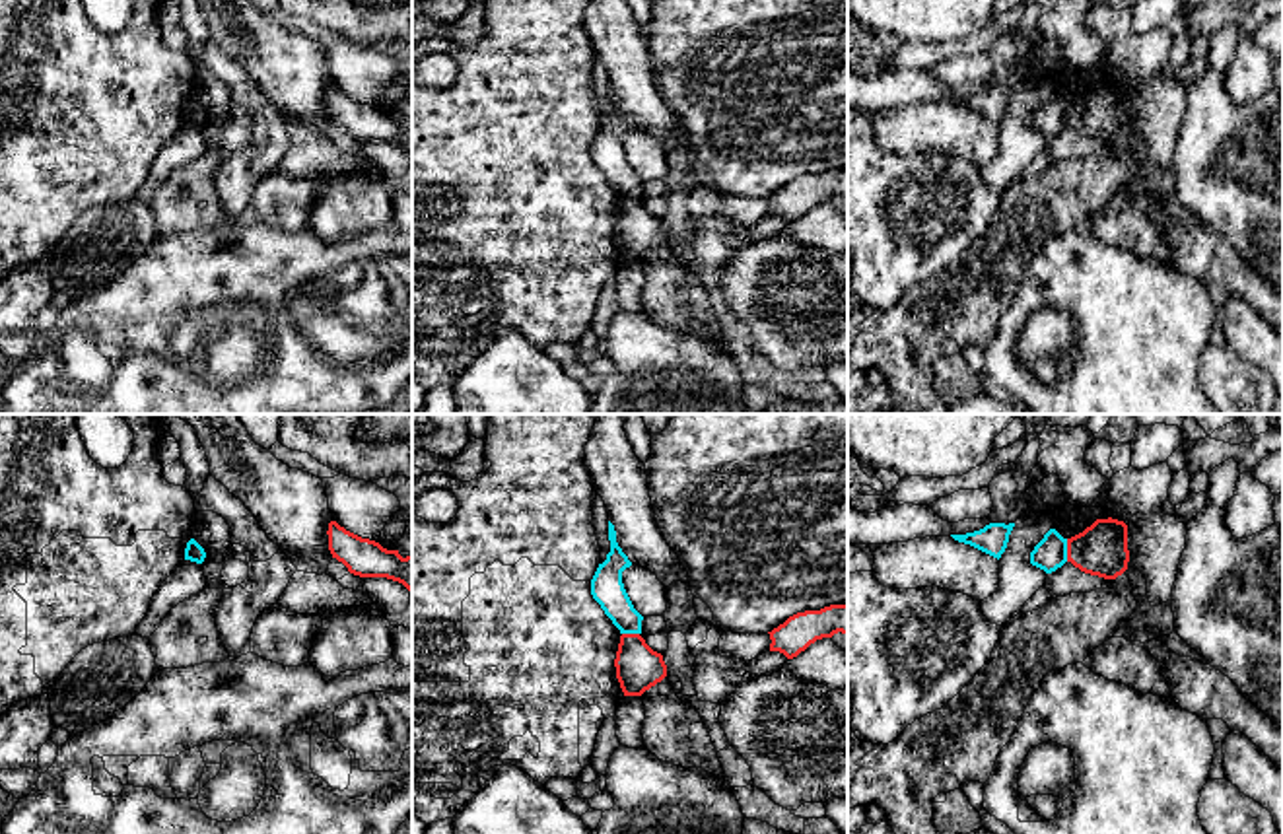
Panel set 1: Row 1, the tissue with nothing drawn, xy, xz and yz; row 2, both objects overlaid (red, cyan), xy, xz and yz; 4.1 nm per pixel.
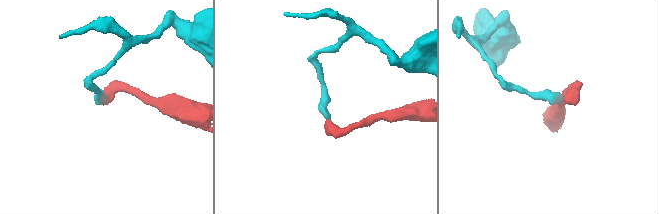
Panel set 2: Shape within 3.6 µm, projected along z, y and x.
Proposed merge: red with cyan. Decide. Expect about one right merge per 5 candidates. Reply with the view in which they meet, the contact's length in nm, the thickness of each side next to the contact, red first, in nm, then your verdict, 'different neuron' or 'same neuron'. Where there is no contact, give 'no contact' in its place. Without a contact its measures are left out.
yz | 100 nm | 220/140 nm | different neuron

